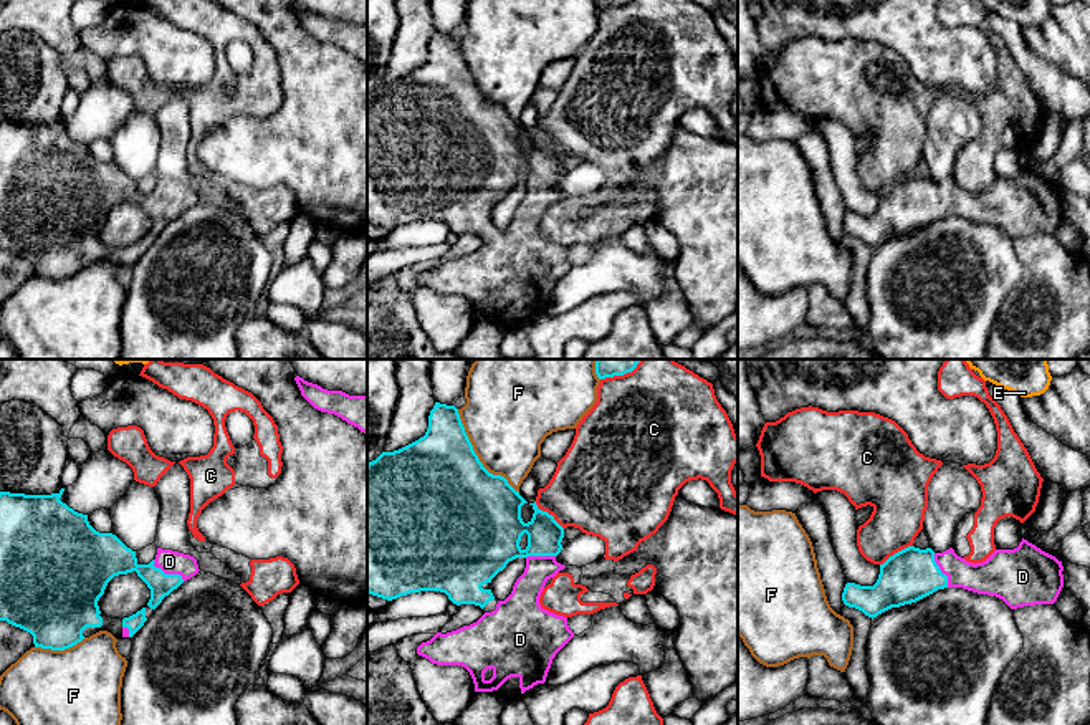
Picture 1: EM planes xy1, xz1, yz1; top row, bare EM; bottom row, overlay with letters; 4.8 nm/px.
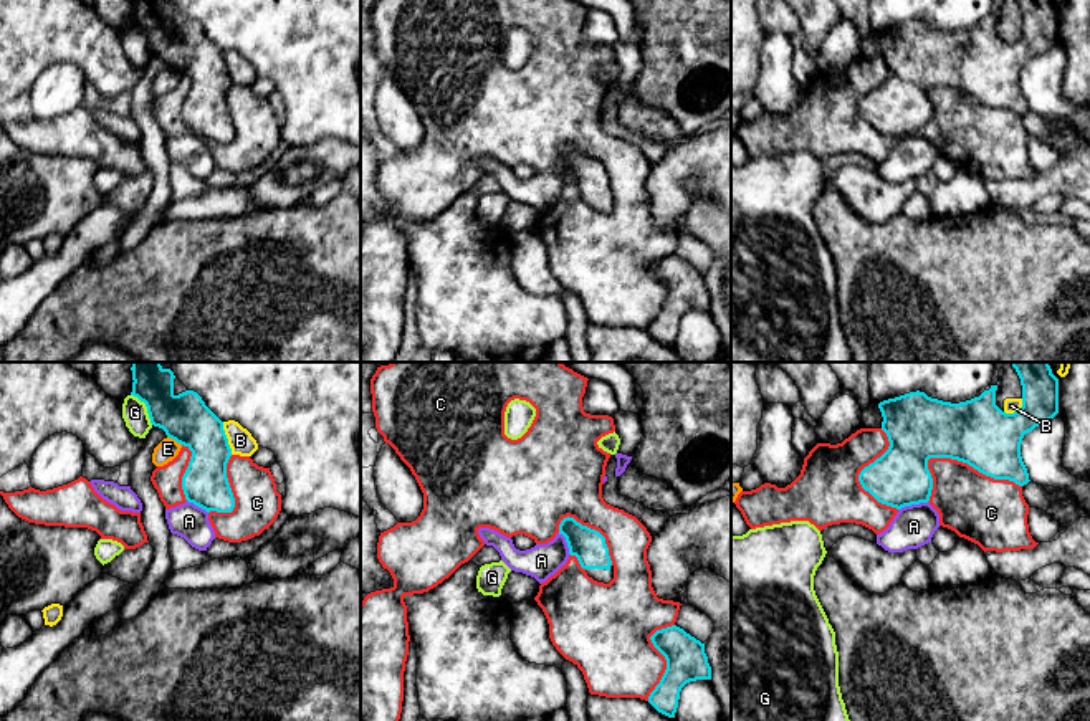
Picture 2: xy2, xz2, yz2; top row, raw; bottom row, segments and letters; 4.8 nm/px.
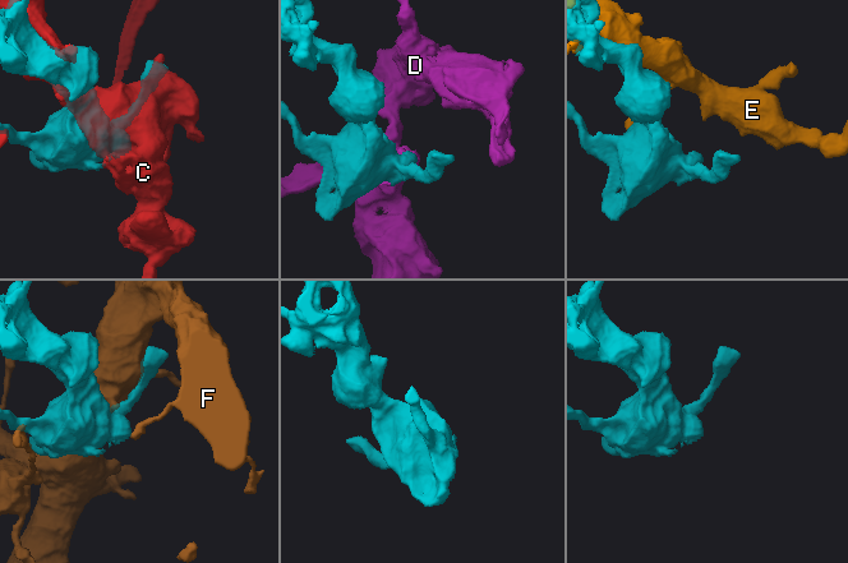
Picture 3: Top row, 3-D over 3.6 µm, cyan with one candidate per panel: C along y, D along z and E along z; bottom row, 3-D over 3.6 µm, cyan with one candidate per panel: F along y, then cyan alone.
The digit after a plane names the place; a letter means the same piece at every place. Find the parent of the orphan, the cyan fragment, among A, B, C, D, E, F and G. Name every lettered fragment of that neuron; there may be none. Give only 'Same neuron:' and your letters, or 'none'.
Same neuron: D

